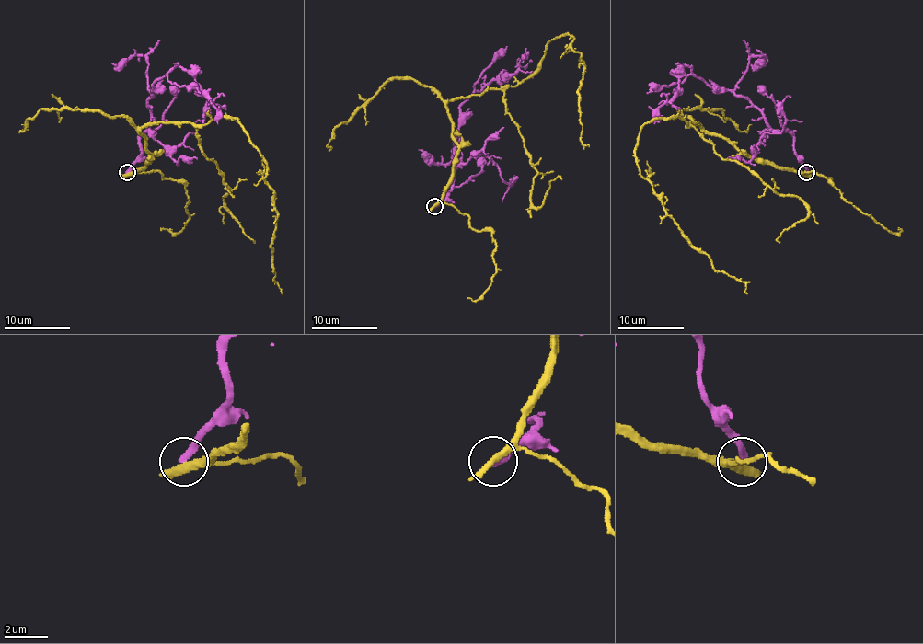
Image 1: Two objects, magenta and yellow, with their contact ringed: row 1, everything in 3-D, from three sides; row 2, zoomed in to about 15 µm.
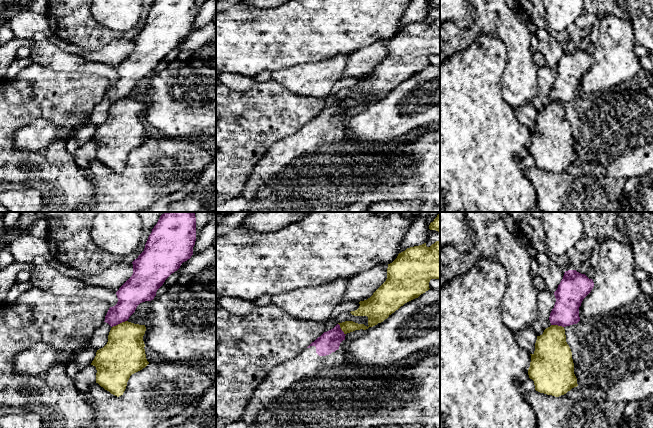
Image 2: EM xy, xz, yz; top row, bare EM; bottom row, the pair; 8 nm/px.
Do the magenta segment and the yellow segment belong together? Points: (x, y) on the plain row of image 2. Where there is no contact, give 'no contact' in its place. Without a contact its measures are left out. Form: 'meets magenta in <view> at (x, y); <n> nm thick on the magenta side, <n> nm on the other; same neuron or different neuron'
meets magenta in xy at (119, 99); 200 nm thick on the magenta side, 320 nm on the other; different neuron

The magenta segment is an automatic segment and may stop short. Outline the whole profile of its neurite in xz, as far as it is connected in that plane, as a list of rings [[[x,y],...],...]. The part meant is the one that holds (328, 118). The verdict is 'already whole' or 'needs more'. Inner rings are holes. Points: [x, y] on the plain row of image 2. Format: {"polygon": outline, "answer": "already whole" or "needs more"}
{"polygon": [[[337,100],[333,105],[324,108],[299,130],[273,143],[250,173],[244,188],[235,197],[217,204],[216,212],[366,212],[373,203],[379,201],[415,198],[423,200],[419,212],[430,212],[435,206],[440,205],[440,131],[426,131],[413,140],[400,138],[387,144],[373,144],[360,140],[350,132],[345,111],[340,101]]], "answer": "needs more"}

